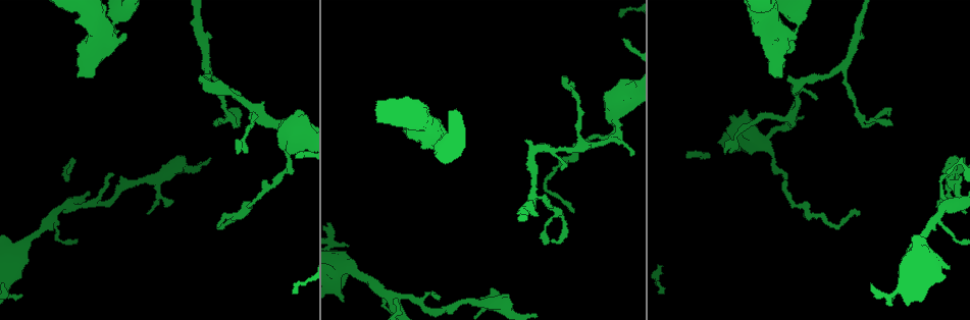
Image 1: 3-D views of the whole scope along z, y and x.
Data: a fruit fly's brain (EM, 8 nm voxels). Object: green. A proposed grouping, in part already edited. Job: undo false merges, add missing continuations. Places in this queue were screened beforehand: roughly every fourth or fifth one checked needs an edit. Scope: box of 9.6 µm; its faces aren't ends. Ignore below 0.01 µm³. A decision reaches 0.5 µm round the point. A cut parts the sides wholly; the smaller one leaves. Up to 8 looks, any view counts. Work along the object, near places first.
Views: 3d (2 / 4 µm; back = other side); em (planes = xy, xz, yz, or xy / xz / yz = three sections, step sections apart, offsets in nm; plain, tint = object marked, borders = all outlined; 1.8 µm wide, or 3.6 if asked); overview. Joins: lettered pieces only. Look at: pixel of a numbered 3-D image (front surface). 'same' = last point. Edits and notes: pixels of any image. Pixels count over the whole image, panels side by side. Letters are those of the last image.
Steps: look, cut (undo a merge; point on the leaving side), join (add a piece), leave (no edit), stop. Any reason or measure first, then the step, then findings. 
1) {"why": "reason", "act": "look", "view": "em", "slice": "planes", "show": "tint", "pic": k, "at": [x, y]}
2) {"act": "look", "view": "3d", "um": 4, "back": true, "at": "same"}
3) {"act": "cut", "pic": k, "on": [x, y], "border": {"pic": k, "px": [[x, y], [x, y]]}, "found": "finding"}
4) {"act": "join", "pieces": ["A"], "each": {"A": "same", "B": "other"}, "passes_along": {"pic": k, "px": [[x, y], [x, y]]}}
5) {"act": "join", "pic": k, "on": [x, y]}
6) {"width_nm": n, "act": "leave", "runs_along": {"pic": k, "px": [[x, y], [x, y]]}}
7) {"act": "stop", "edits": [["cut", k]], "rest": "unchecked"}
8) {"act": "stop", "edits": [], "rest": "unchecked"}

{"act": "look", "view": "em", "slice": "planes", "show": "tint", "pic": 1, "at": [207, 69]}

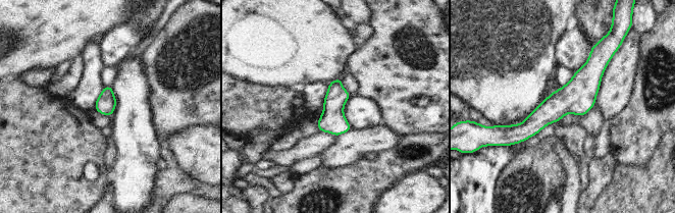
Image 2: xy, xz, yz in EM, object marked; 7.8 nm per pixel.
{"act": "look", "view": "em", "slice": "planes", "show": "borders", "at": "same"}

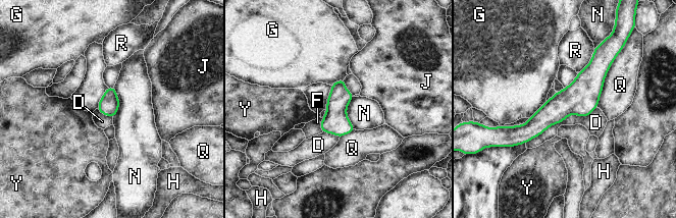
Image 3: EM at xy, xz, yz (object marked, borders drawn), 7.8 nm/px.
{"act": "leave", "each": {"D": "other", "F": "other", "G": "other", "H": "other", "J": "other", "N": "other", "Q": "other", "R": "other", "Y": "other"}, "found": "all the same cell"}

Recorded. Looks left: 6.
{"why": "free end", "act": "look", "view": "3d", "um": 2, "pic": 1, "at": [859, 211]}

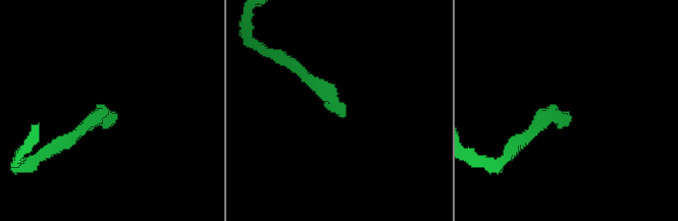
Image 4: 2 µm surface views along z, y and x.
{"why": "shape alone is not enough", "act": "look", "view": "em", "slice": "yz", "step": 8, "show": "borders", "pic": 4, "at": [345, 113]}

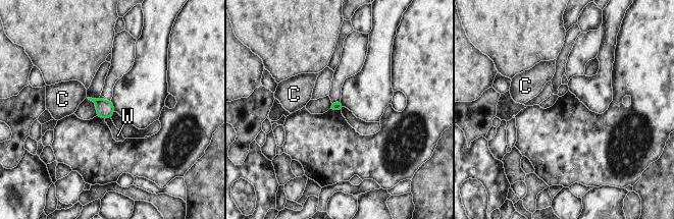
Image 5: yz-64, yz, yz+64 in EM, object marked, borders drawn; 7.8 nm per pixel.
{"width_nm": 70, "act": "leave", "each": {"C": "other", "W": "other"}, "border": {"pic": 5, "px": [[110, 117], [105, 119]]}, "found": "no lettered piece goes on from it"}

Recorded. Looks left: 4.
{"why": "stops while still wide", "act": "look", "view": "3d", "um": 2, "back": true, "pic": 1, "at": [948, 266]}

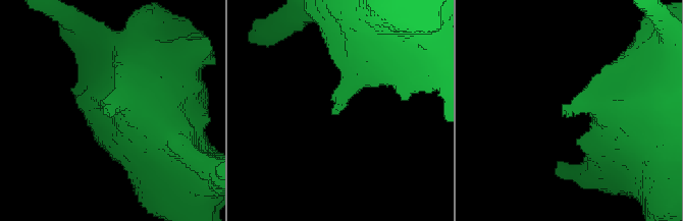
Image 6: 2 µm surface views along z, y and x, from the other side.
{"why": "need the tissue", "act": "look", "view": "em", "slice": "planes", "show": "tint", "pic": 6, "at": [565, 104]}

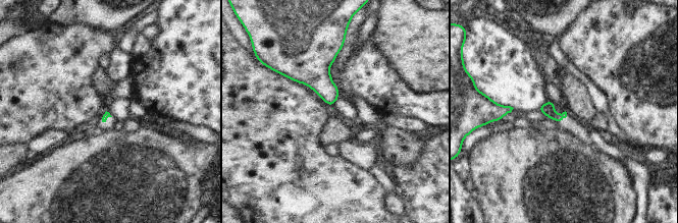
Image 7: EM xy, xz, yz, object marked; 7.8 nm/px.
{"why": "see the neighbours", "act": "look", "view": "em", "slice": "planes", "show": "borders", "at": "same"}

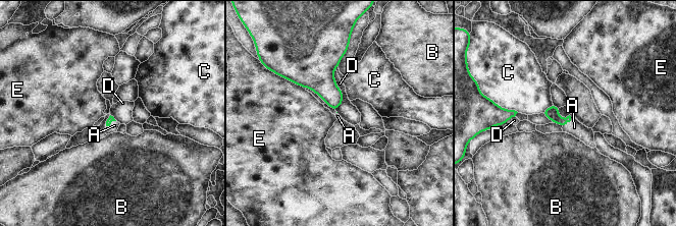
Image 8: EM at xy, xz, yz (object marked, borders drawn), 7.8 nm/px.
{"act": "join", "pieces": ["A"], "each": {"A": "same", "B": "other", "C": "other", "D": "other", "E": "other"}, "found": "the cell continues"}

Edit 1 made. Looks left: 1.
{"why": "three arms meet", "act": "look", "view": "em", "slice": "yz", "step": 4, "show": "borders", "pic": 1, "at": [63, 209]}

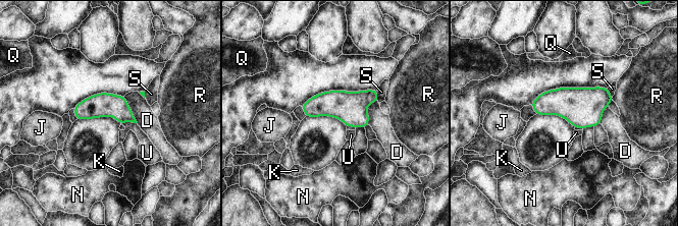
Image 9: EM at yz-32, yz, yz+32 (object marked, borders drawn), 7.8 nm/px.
{"act": "leave", "each": {"D": "other", "J": "other", "K": "other", "N": "other", "Q": "other", "R": "other", "S": "other", "U": "other"}, "border": {"pic": 9, "px": [[137, 122], [125, 121], [122, 124]]}, "found": "all the same cell"}

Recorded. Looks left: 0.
{"act": "stop", "edits": [["join", 8]], "rest": "unchecked"}

